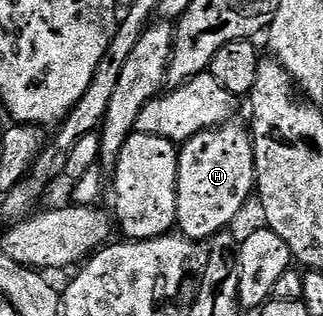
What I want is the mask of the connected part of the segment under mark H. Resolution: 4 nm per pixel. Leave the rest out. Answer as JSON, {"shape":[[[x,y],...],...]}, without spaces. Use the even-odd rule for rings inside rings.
{"shape":[[[229,123],[217,125],[214,129],[204,129],[179,146],[176,225],[179,232],[193,243],[204,240],[207,242],[217,233],[225,232],[229,228],[228,224],[243,211],[248,196],[251,198],[256,188],[256,164],[252,150],[252,135],[245,126],[243,129],[242,126],[236,124]]]}

